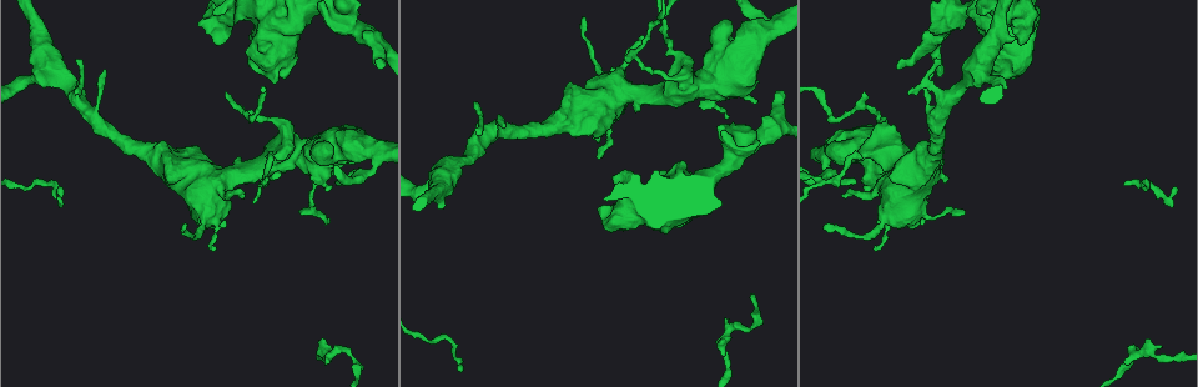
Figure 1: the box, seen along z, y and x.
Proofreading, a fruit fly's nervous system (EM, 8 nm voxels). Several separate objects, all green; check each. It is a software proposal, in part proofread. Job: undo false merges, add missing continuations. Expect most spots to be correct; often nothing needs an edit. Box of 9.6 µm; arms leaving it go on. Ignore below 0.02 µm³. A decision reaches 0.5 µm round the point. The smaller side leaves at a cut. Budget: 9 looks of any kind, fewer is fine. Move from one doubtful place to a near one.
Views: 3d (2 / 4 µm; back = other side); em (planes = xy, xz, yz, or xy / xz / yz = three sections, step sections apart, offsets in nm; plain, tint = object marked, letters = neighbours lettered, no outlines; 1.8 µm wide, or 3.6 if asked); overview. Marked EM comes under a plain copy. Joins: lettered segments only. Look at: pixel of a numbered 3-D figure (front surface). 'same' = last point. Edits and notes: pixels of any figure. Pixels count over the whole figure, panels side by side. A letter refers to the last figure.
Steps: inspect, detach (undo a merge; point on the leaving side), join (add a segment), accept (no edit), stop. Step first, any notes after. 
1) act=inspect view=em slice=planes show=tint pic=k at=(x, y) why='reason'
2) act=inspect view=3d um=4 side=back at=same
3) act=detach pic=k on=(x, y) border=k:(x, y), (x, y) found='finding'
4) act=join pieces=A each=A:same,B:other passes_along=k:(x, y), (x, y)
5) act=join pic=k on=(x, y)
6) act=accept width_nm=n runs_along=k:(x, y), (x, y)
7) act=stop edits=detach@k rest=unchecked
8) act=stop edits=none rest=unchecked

act=inspect view=3d um=4 pic=1 at=(224, 223) why='branch stops here'

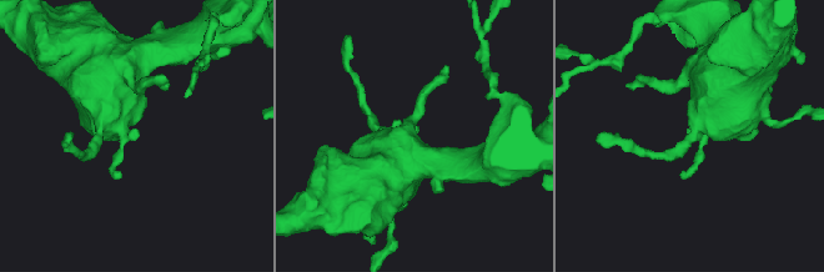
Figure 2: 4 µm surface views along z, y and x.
act=inspect view=em slice=yz step=16 show=tint pic=2 at=(137, 130)

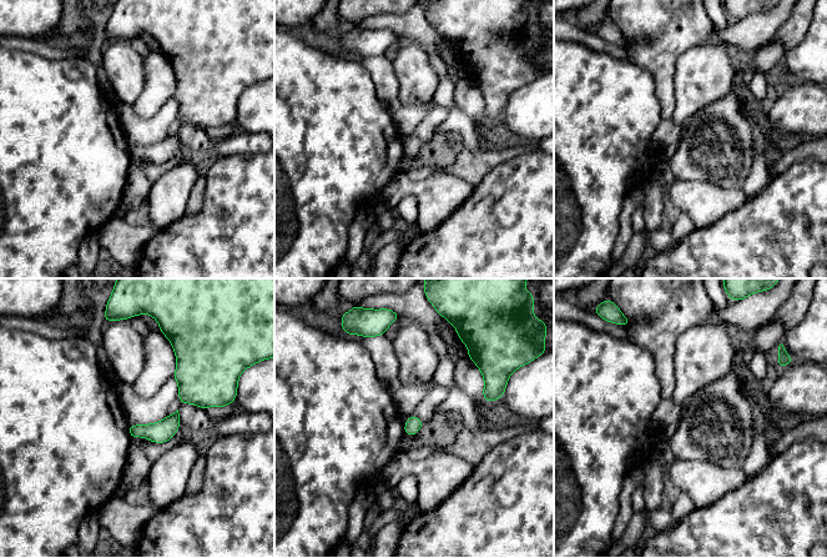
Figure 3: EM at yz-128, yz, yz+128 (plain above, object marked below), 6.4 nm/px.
act=inspect view=em slice=planes show=letters at=same why='cut it another way'

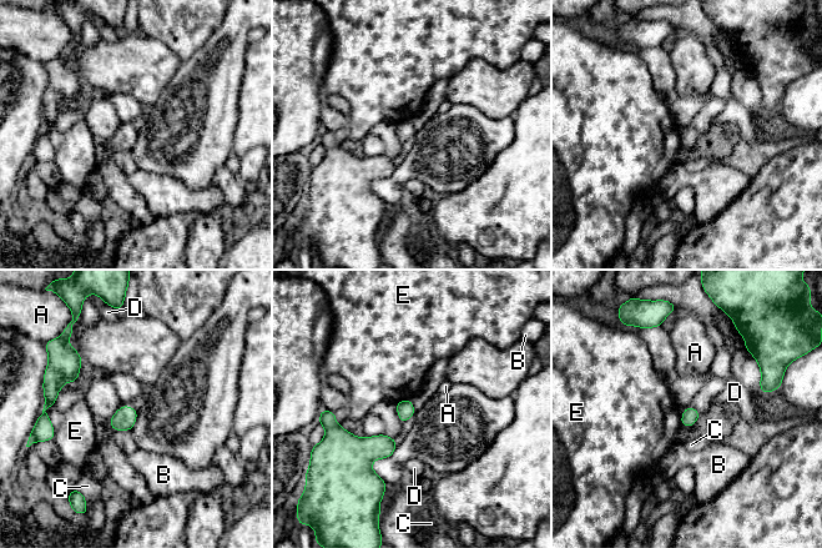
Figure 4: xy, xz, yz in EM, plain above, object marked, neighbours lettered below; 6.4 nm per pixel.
act=accept width_nm=100 each=A:other,B:other,C:other,D:other,E:other found='none of them fits'

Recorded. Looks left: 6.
act=inspect view=3d um=4 pic=1 at=(288, 139) why='looks like a crossing'

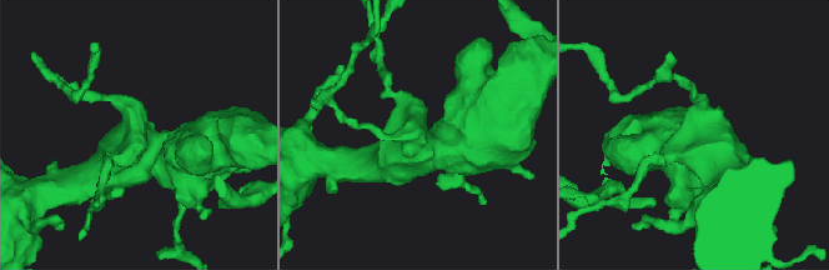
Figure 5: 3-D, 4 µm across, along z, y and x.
act=inspect view=em um=3.6 slice=planes show=tint pic=5 at=(415, 143) arms=4 why='now the EM'

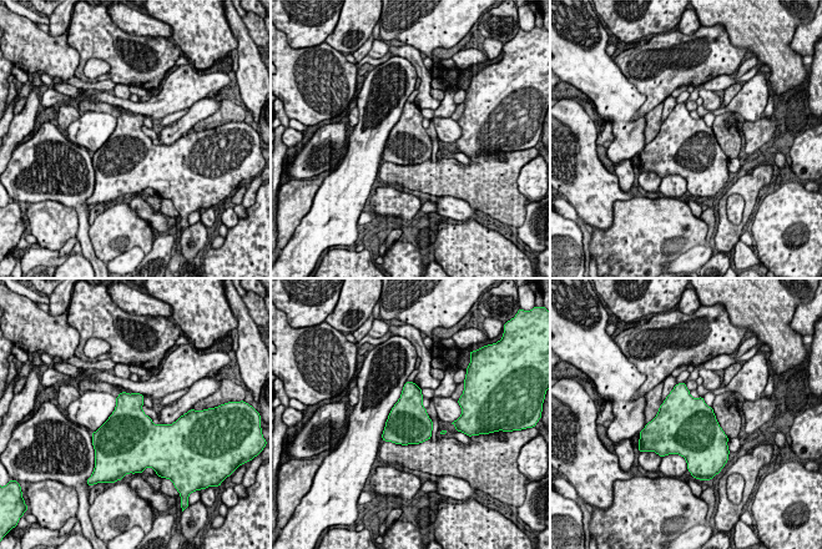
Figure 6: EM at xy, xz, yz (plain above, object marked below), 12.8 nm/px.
act=inspect view=em um=3.6 slice=planes show=letters at=same

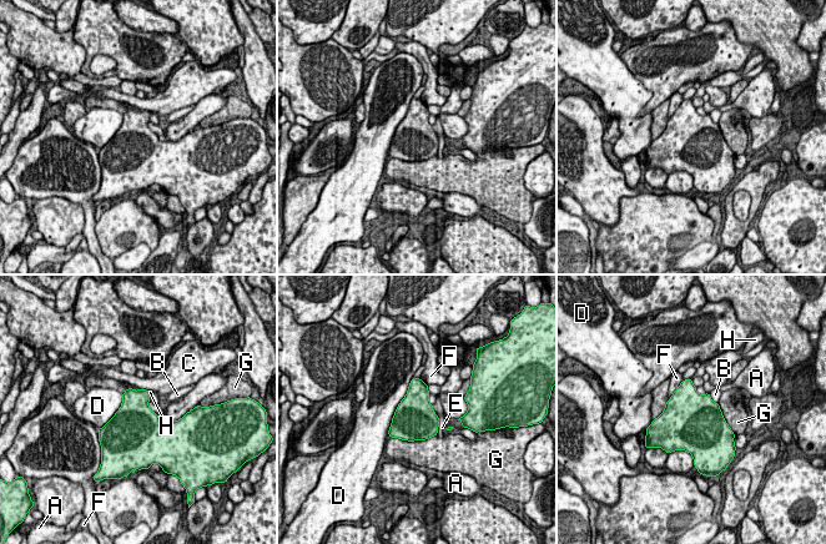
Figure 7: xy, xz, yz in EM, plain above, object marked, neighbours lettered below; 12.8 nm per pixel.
act=accept each=A:other,B:other,C:other,D:other,E:other,F:other,G:other,H:other border=7:(429, 393), (428, 402), (432, 406) found='one cell here'

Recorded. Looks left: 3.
act=inspect view=em slice=planes show=tint pic=1 at=(330, 221) why='thin end'

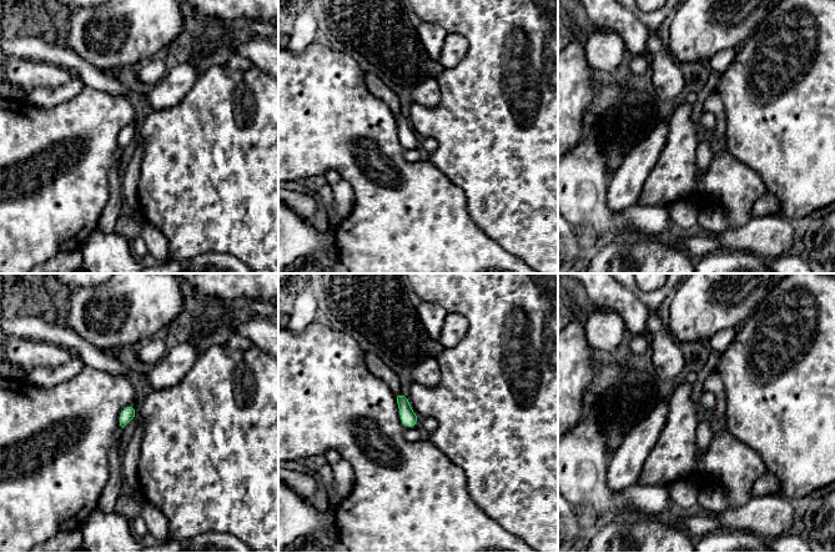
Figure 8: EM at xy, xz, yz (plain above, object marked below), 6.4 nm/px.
act=inspect view=em slice=planes show=letters at=same why='see the neighbours'

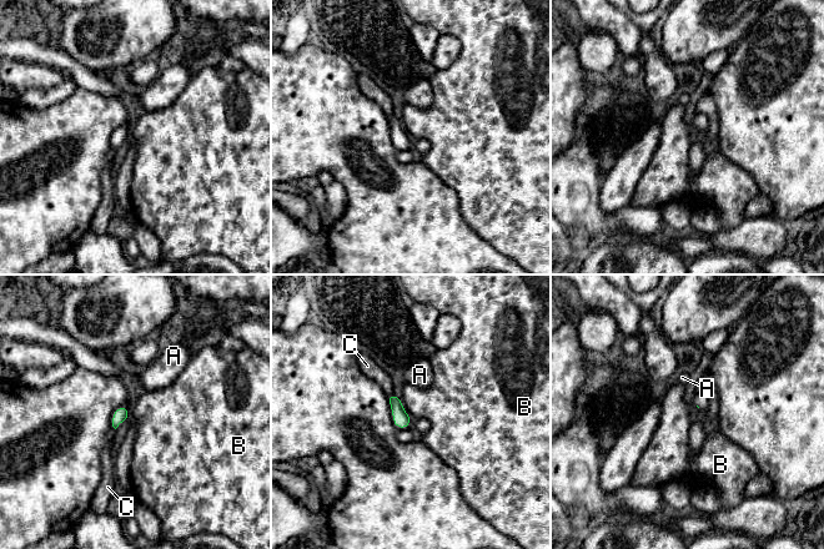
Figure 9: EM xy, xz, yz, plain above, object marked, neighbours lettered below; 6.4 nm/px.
act=accept each=A:other,B:other,C:other border=9:(400, 399), (401, 407), (411, 418) found='no lettered segment goes on from it'

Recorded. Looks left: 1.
act=stop edits=none rest=unchecked

